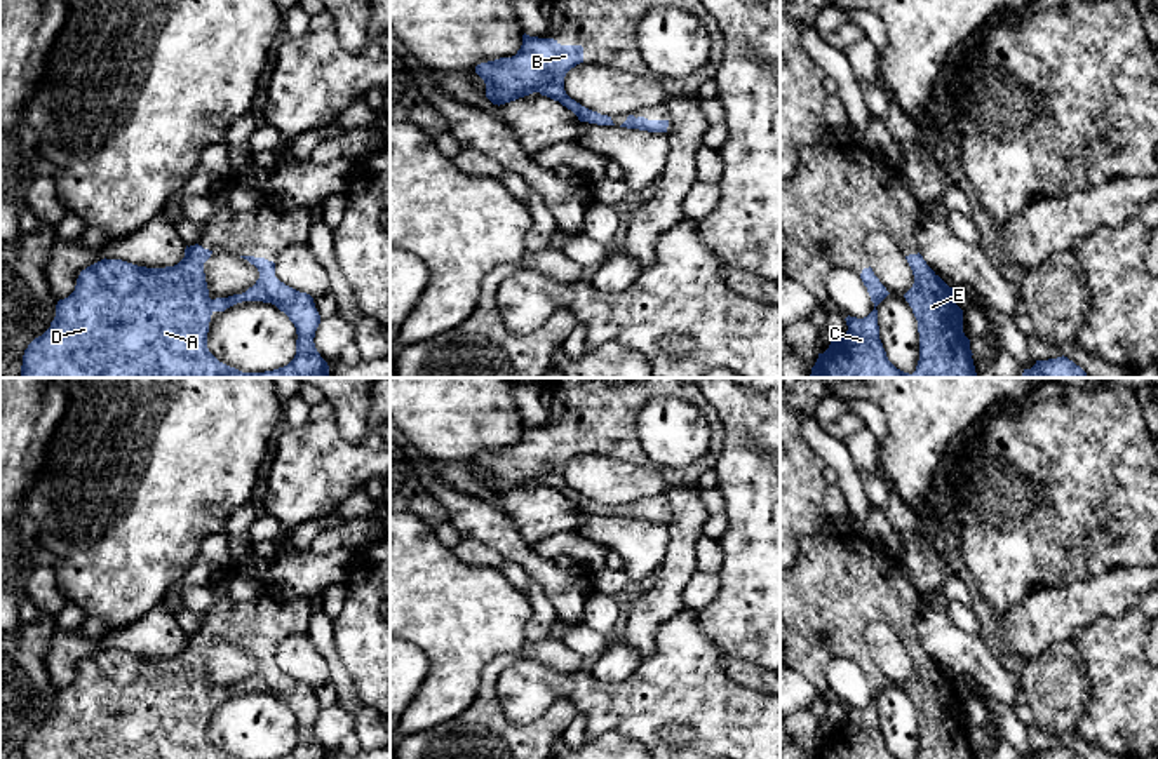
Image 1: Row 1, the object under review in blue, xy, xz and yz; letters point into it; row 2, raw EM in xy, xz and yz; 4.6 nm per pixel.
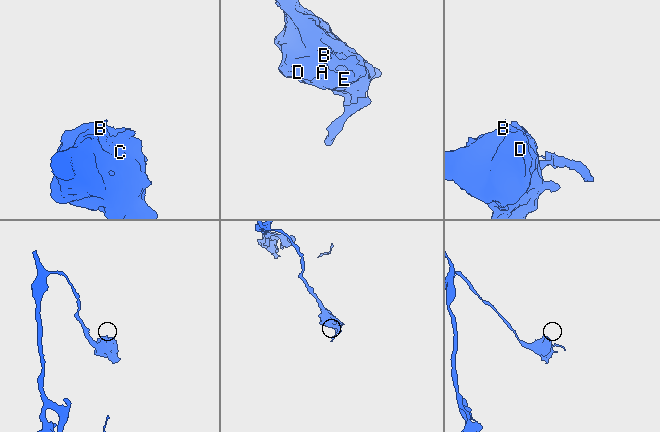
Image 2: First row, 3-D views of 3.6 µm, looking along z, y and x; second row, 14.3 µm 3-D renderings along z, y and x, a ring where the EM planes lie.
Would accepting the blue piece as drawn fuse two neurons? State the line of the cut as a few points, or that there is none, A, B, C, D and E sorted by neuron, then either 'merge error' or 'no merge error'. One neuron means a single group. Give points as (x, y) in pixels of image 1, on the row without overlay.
no cut; A B C D E; no merge error

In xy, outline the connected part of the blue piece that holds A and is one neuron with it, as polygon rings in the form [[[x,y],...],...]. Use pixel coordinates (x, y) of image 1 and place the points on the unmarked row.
[[[186,635],[185,648],[165,658],[138,656],[122,649],[101,649],[80,662],[75,681],[59,689],[50,717],[35,728],[23,745],[21,759],[235,759],[219,752],[207,738],[211,705],[242,691],[275,695],[296,717],[296,745],[279,759],[329,759],[313,728],[320,705],[313,688],[275,667],[275,653],[240,646],[254,655],[259,668],[242,684],[209,688],[204,653],[212,641]]]

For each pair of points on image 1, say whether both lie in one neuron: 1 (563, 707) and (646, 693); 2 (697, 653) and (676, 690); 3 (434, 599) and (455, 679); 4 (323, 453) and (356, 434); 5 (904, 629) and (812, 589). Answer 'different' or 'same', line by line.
1: different
2: same
3: same
4: different
5: same

